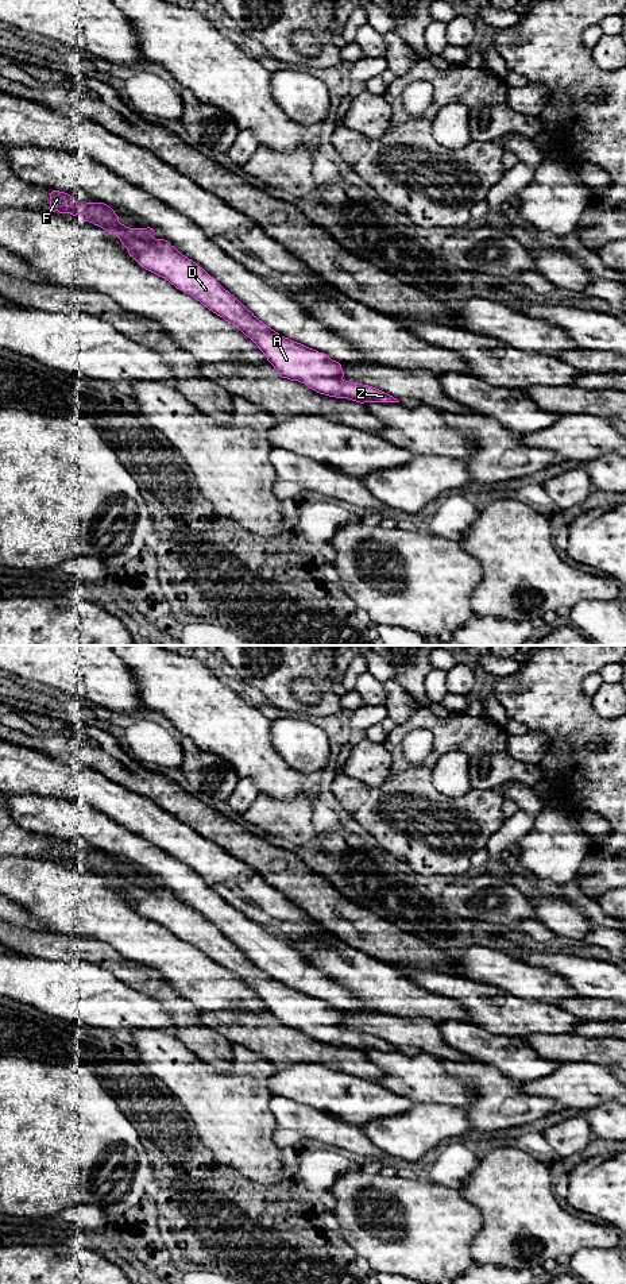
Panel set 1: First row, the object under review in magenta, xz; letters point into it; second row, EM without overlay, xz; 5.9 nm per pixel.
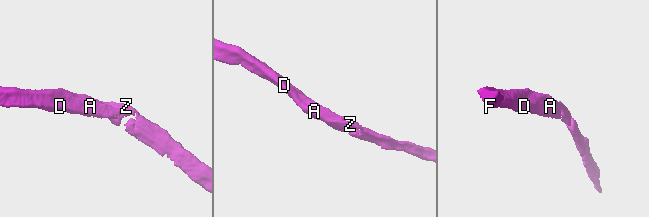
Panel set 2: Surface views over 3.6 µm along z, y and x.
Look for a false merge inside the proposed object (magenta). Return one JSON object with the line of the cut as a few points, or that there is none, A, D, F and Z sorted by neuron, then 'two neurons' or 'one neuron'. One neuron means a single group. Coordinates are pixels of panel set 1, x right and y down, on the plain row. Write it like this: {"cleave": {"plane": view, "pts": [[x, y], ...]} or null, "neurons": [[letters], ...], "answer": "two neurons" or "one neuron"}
{"cleave": null, "neurons": [["A", "D", "F", "Z"]], "answer": "one neuron"}

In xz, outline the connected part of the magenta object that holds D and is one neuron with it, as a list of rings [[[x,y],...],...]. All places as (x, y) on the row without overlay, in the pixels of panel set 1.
[[[59,838],[50,841],[49,859],[81,863],[84,870],[115,882],[128,898],[130,905],[142,915],[165,926],[237,975],[266,1003],[279,1025],[305,1032],[320,1042],[348,1046],[360,1052],[399,1050],[379,1037],[345,1029],[339,1010],[267,975],[196,910],[182,903],[167,888],[155,887],[152,876],[125,875],[109,853],[86,851],[78,855],[70,842]]]

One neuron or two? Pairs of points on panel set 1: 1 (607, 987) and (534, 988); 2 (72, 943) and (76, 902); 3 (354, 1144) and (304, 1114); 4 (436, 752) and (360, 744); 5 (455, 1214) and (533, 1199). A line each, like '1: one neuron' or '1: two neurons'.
1: two neurons
2: two neurons
3: one neuron
4: two neurons
5: two neurons

